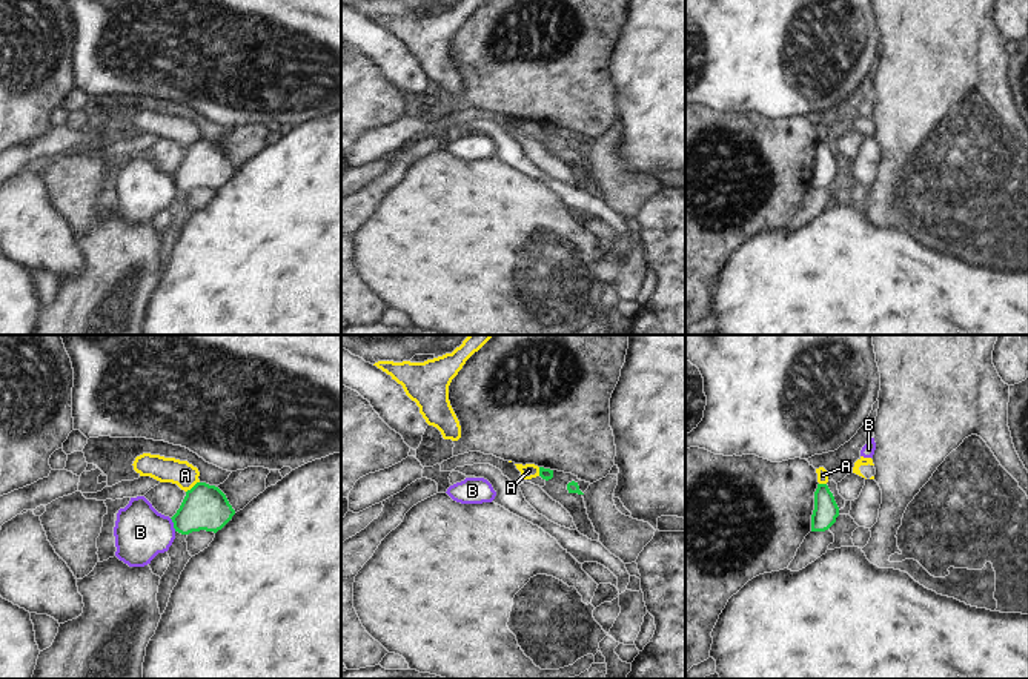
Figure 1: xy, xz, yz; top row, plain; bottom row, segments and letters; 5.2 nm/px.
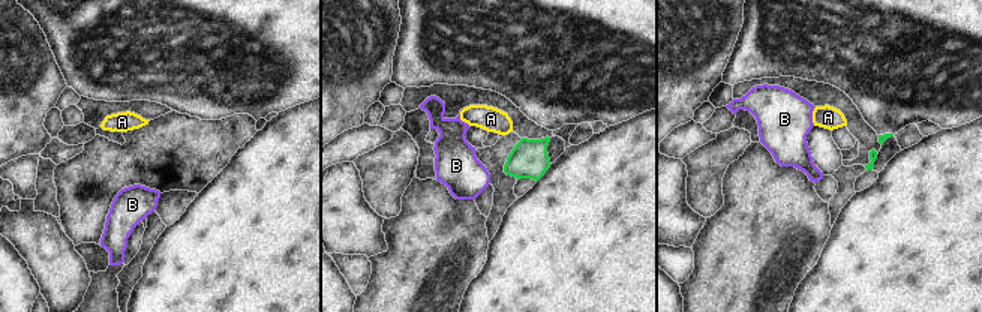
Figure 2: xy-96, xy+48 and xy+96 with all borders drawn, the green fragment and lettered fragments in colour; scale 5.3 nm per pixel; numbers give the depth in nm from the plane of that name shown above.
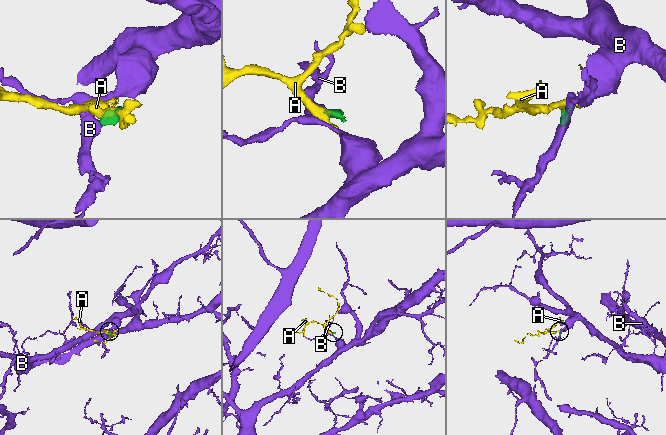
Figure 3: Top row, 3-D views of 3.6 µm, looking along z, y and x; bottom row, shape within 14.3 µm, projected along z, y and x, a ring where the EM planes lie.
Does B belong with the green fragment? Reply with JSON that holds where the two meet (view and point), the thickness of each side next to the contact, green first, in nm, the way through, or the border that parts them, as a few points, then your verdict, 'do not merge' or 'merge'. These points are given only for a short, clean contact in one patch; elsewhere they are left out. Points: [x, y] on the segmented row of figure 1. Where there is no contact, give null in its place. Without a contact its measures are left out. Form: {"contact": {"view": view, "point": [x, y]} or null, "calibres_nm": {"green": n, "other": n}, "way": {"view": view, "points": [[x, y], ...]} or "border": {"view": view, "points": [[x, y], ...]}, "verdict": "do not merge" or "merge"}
{"contact": {"view": "xy", "point": [174, 524]}, "calibres_nm": {"green": 240, "other": 280}, "border": {"view": "xy", "points": [[169, 518], [175, 530]]}, "verdict": "do not merge"}

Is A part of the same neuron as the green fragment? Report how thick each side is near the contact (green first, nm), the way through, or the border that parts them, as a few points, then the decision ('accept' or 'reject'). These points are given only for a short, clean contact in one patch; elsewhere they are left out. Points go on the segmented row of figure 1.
calibres 240 and 140 nm; border xy (198, 481), (186, 492); reject

